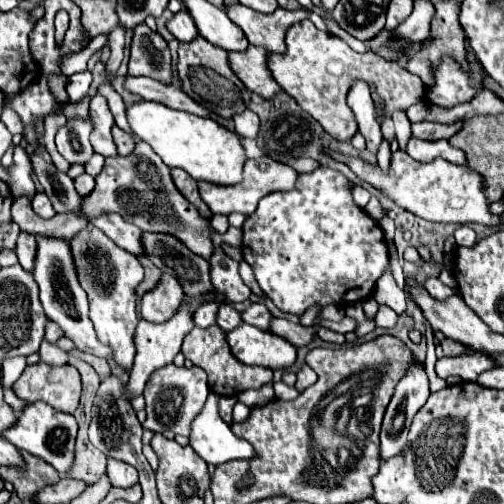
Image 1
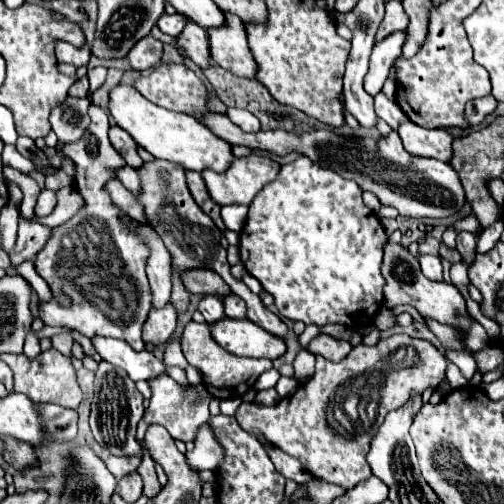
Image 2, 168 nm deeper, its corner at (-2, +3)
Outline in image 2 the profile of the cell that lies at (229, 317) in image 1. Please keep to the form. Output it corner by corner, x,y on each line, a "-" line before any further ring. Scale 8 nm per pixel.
205,296
199,302
199,312
205,316
205,320
209,324
215,324
219,320
225,318
225,310
223,310
223,300
219,296

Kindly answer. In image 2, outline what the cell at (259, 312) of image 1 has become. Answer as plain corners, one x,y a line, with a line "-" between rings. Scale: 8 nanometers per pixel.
229,294
223,298
223,304
225,304
227,318
247,318
247,306
239,296

